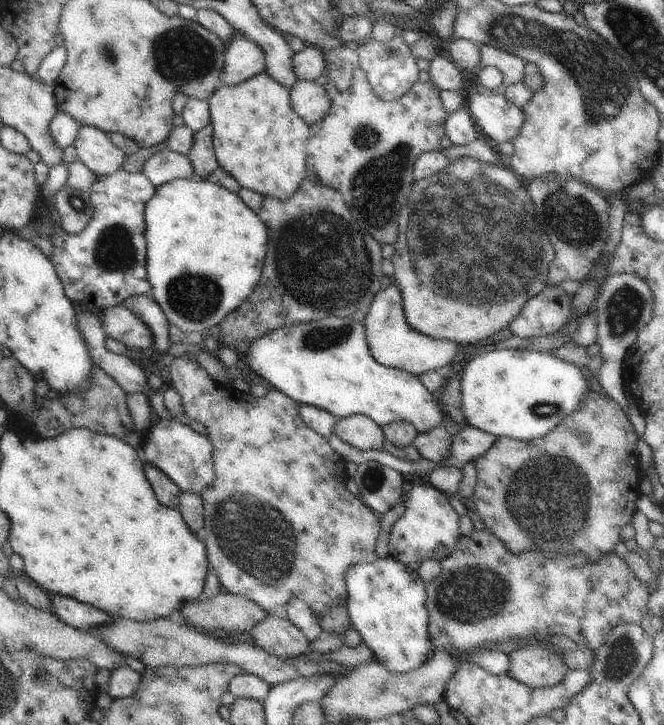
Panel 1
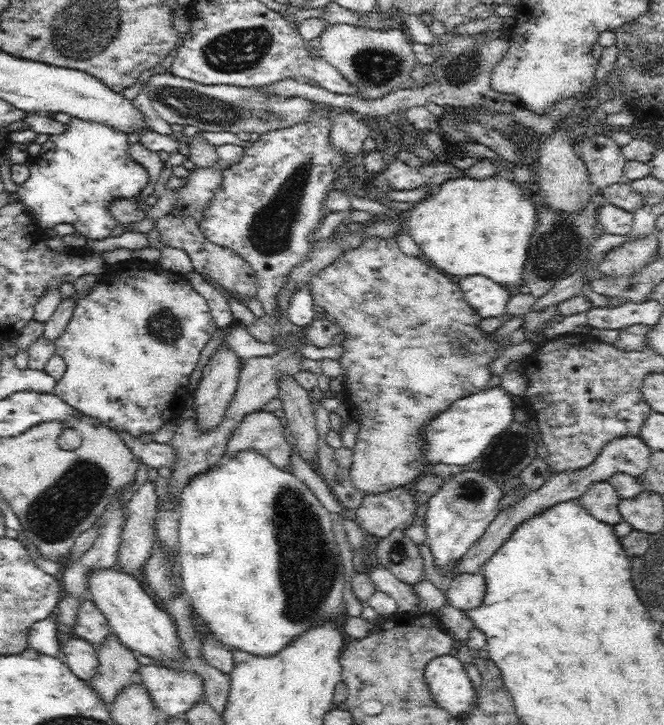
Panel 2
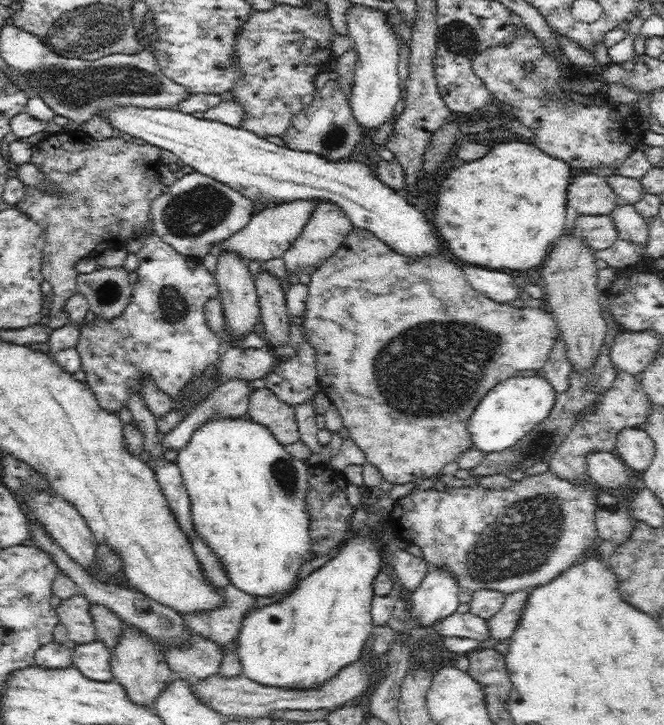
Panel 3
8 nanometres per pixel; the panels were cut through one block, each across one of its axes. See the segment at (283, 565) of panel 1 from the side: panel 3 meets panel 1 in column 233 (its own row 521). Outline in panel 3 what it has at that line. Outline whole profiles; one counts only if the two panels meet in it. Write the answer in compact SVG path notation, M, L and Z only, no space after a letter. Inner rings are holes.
M549 470L539 475L526 476L522 480L513 481L512 486L500 488L500 490L486 490L486 488L480 488L478 486L456 488L439 485L432 489L420 490L415 486L404 497L395 500L393 509L388 514L388 525L391 527L396 538L407 541L409 544L420 546L423 552L423 558L427 561L428 567L448 569L461 586L462 591L473 593L478 592L478 590L492 590L502 592L508 596L518 590L528 591L532 587L542 586L548 584L548 582L552 582L556 576L560 576L564 570L570 568L572 564L576 564L576 561L584 553L597 548L600 544L597 528L595 527L598 490L598 487L592 485L590 481L588 484L576 484L575 482L570 482L556 476Z

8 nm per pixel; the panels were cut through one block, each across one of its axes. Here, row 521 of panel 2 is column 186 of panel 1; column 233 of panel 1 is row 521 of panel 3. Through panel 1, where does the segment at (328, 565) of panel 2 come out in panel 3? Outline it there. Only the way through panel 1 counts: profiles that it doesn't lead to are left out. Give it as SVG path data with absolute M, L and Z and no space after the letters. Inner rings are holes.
M214 416L210 421L204 422L196 432L193 432L192 440L179 450L176 463L180 467L184 486L189 494L195 532L208 545L211 552L216 555L220 565L226 570L226 575L228 575L231 585L238 588L238 591L246 592L246 594L256 598L258 596L278 596L278 598L282 599L290 595L293 592L292 588L295 588L298 584L298 575L300 570L302 570L302 566L315 557L315 554L312 552L312 535L310 535L310 513L308 513L308 505L306 505L306 496L309 488L308 466L304 461L299 461L292 457L284 449L284 446L274 438L267 426L252 422L246 416L236 418L236 420L224 418L223 416Z

